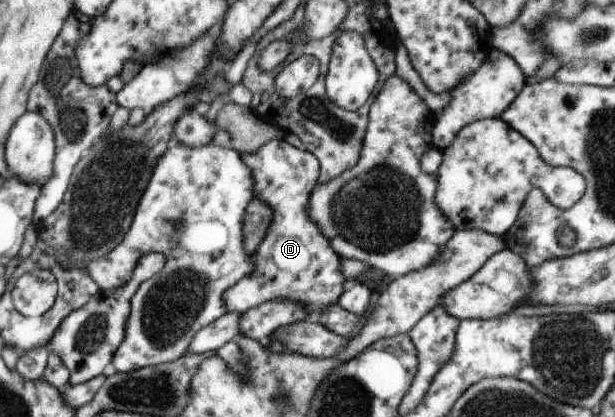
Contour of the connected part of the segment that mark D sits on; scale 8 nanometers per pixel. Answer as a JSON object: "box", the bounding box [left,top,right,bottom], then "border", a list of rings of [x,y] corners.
{"box":[223,139,348,320],"border":[[[274,139],[270,145],[264,144],[256,153],[240,155],[240,159],[244,161],[244,165],[252,175],[252,196],[272,209],[272,221],[266,229],[264,239],[258,243],[258,249],[250,256],[254,271],[223,294],[226,312],[242,314],[266,301],[292,301],[302,303],[311,315],[309,320],[315,319],[322,309],[336,303],[348,283],[340,270],[339,256],[330,247],[328,239],[320,233],[318,225],[308,217],[310,213],[306,211],[310,193],[317,185],[320,165],[312,153],[304,149],[295,149],[283,139]]]}

